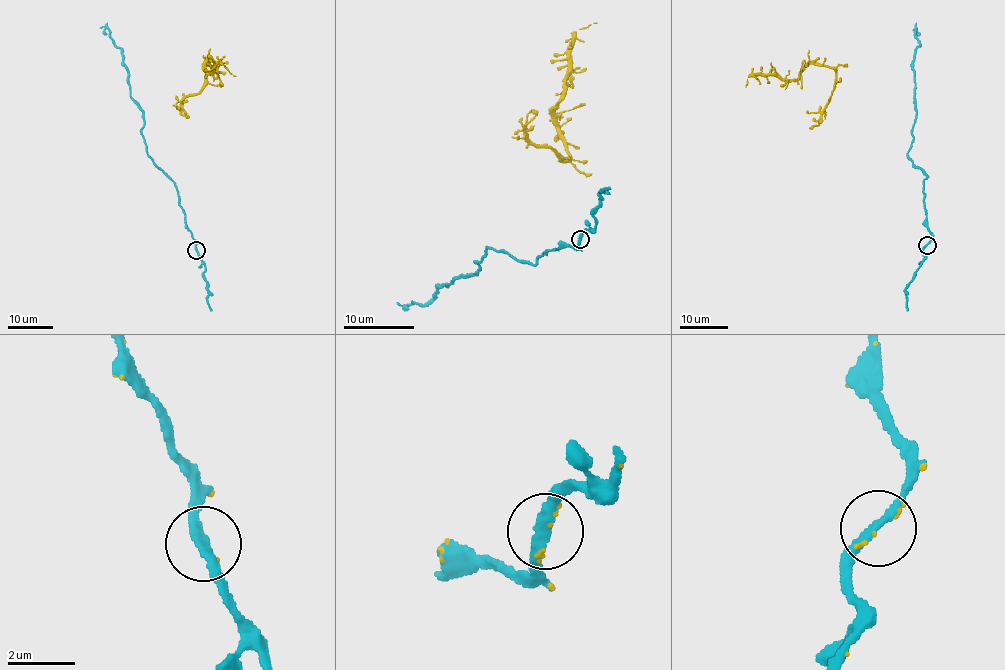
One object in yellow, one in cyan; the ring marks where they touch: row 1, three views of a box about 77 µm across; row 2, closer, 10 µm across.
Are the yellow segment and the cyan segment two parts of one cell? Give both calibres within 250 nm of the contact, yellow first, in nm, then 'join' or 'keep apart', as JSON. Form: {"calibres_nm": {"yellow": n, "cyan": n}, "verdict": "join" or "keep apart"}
{"calibres_nm": {"yellow": 50, "cyan": 300}, "verdict": "join"}

